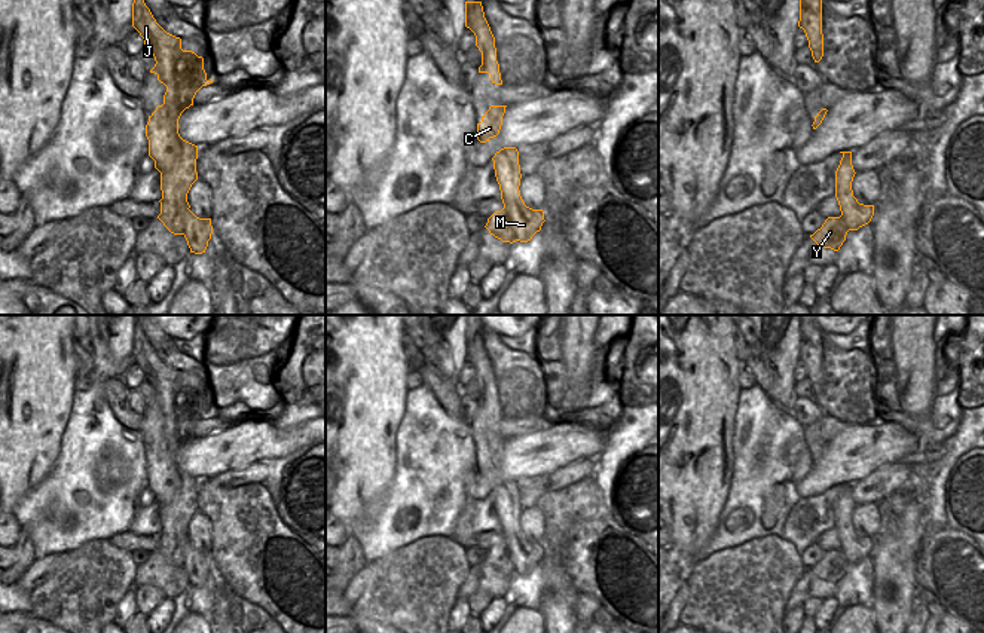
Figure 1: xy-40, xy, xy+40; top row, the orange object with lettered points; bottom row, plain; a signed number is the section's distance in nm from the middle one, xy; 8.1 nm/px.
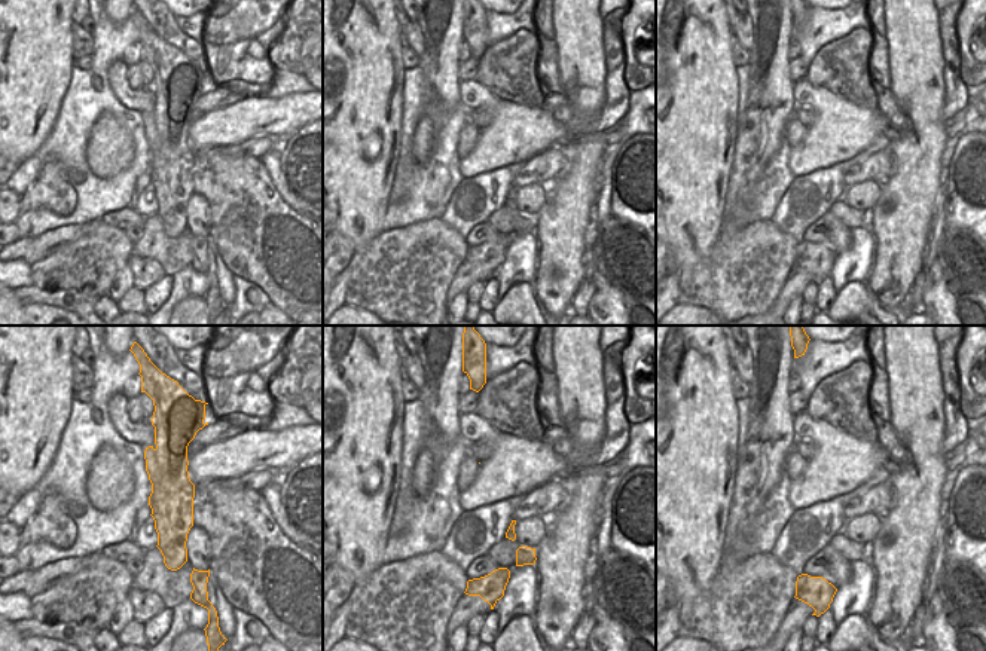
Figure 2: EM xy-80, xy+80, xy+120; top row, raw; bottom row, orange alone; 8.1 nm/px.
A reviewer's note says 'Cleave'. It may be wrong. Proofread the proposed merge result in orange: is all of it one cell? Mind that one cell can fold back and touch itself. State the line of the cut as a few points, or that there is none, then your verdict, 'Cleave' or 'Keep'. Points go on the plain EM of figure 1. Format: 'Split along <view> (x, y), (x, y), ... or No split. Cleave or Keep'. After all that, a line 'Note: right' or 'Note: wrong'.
Split along xy (507, 535), (507, 549), (516, 572). Cleave.
Note: right

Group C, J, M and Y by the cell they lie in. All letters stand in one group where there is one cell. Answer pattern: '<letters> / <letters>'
C J Y / M

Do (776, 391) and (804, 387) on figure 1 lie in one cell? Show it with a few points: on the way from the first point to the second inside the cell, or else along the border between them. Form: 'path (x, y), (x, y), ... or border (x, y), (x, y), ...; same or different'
border (795, 382), (794, 395); different

